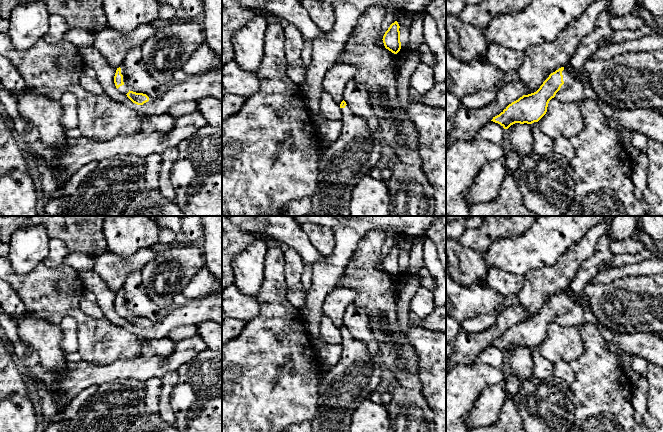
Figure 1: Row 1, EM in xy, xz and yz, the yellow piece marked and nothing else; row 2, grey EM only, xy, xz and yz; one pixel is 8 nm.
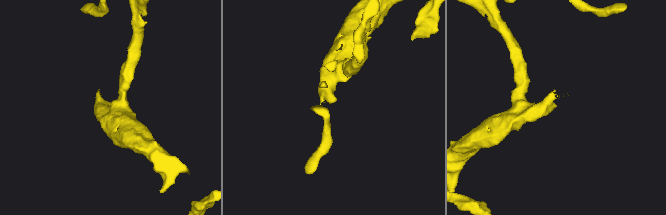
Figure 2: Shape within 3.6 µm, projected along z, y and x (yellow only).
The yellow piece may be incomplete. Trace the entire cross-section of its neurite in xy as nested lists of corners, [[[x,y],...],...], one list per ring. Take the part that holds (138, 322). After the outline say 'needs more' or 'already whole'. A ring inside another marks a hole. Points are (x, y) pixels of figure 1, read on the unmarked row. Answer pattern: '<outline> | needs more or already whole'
[[[121,289],[119,292],[117,292],[115,300],[114,300],[114,307],[116,312],[123,318],[126,318],[127,321],[135,328],[137,329],[143,329],[144,327],[151,324],[146,318],[143,317],[136,317],[133,315],[130,315],[126,309],[125,304],[125,296],[124,291]]] | needs more

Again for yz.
[[[663,272],[649,276],[626,276],[611,283],[588,282],[581,295],[574,294],[570,288],[551,297],[540,312],[531,318],[523,319],[509,328],[491,345],[508,353],[515,347],[532,348],[538,346],[547,336],[549,325],[559,314],[564,314],[575,304],[581,308],[588,305],[597,321],[606,329],[617,334],[662,333],[663,332]]] | needs more

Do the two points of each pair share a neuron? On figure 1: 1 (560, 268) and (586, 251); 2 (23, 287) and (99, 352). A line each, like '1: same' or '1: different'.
1: same
2: same

